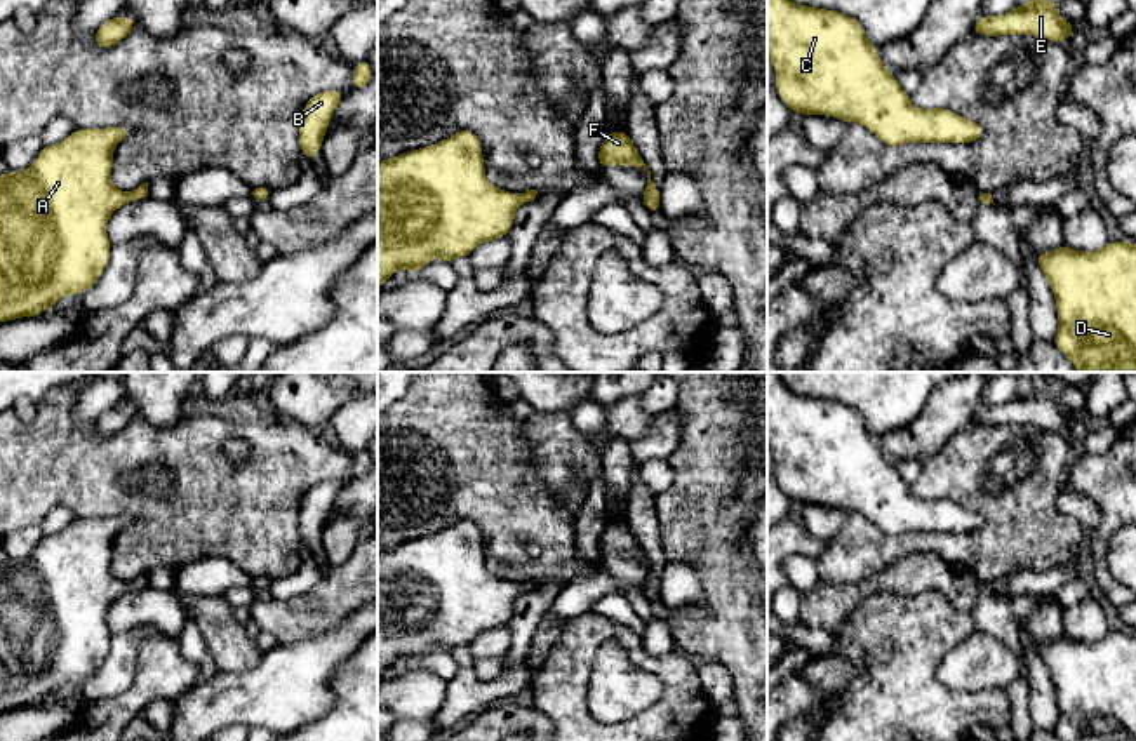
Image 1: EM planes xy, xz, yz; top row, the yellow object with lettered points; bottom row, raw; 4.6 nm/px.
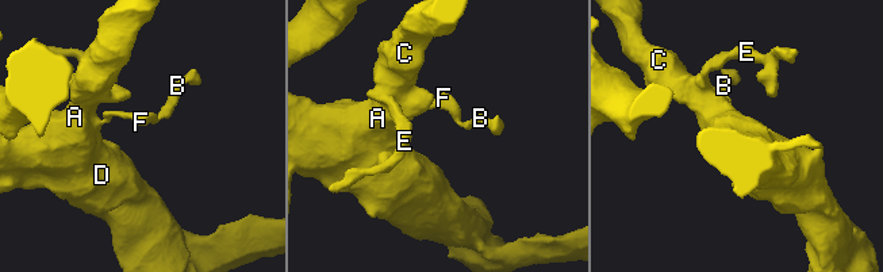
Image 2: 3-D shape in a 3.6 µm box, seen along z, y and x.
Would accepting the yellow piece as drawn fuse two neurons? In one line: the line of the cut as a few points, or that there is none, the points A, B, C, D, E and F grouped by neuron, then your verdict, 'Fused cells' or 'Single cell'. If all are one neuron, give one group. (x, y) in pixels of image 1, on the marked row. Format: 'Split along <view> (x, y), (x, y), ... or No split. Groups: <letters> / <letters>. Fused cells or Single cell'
No split. Groups: A B C D E F. Single cell

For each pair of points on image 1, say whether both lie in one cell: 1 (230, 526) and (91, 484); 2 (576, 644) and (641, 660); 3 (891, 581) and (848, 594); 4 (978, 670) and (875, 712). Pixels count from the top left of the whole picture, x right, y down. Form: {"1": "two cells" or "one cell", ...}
{"1": "one cell", "2": "one cell", "3": "one cell", "4": "two cells"}

